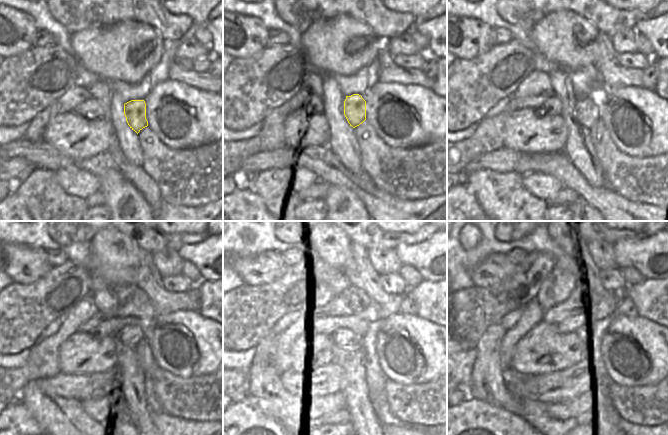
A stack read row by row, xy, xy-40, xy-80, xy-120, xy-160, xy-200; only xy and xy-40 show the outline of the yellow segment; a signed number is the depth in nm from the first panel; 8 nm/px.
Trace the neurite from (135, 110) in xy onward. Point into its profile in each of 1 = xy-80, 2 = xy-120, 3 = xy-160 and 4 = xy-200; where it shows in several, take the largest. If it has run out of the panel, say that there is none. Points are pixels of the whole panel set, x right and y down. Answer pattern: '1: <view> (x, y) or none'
1: xy-80 (585, 112)
2: xy-120 (127, 338)
3: xy-160 (346, 338)
4: xy-200 (572, 338)

